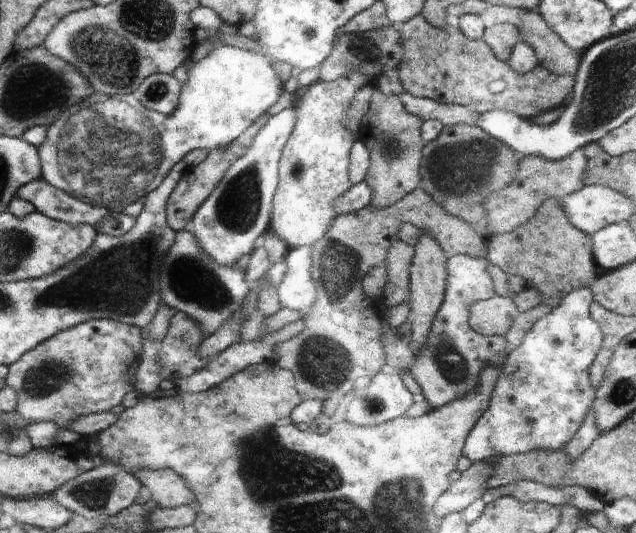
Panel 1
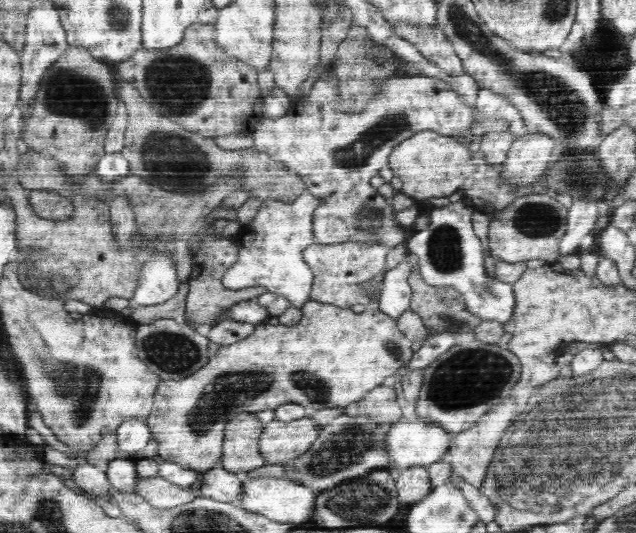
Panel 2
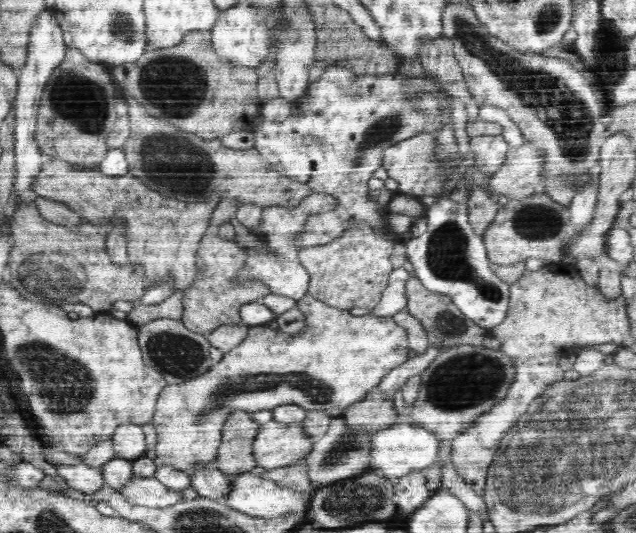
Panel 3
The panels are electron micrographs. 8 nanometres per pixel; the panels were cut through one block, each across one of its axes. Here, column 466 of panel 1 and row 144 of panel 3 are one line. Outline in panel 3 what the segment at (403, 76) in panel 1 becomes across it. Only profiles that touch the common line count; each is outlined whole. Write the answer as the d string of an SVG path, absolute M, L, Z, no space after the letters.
M67 48L64 60L54 68L40 97L35 116L38 126L35 124L34 142L38 143L39 151L47 159L66 162L76 171L97 170L110 150L106 142L107 136L114 130L117 119L114 106L117 106L116 88L112 84L112 78L108 78L106 68L96 61L90 61L77 48Z

